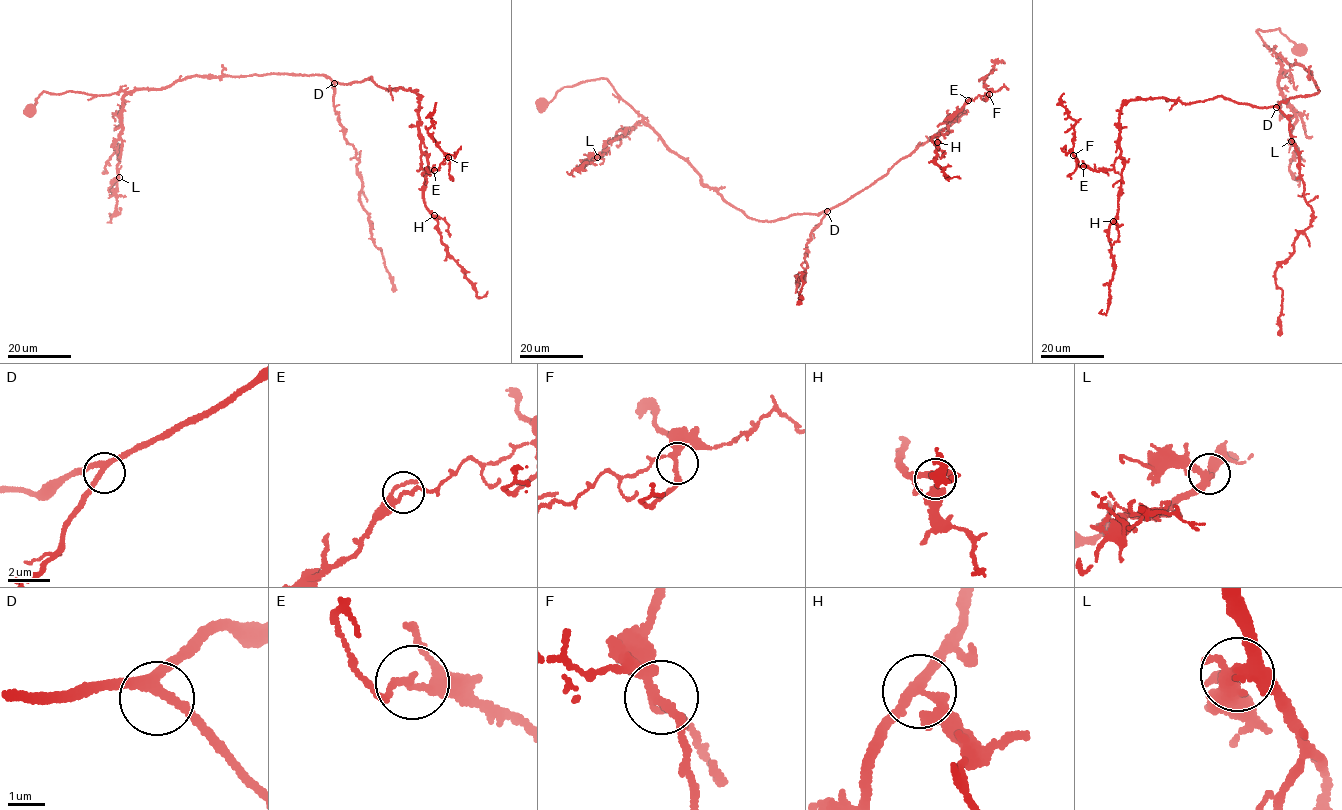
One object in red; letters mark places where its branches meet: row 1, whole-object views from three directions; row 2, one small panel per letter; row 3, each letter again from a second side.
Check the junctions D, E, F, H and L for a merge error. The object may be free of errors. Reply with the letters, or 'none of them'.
E

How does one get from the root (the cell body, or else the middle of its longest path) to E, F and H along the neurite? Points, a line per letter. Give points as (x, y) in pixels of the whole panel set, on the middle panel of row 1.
E: (542, 104), (563, 87), (607, 78), (702, 184), (769, 221), (846, 202), (969, 100)
F: (542, 104), (563, 87), (607, 78), (702, 184), (769, 221), (843, 203), (989, 94)
H: (542, 104), (563, 87), (607, 78), (702, 184), (769, 221), (843, 203), (963, 110), (937, 143)

